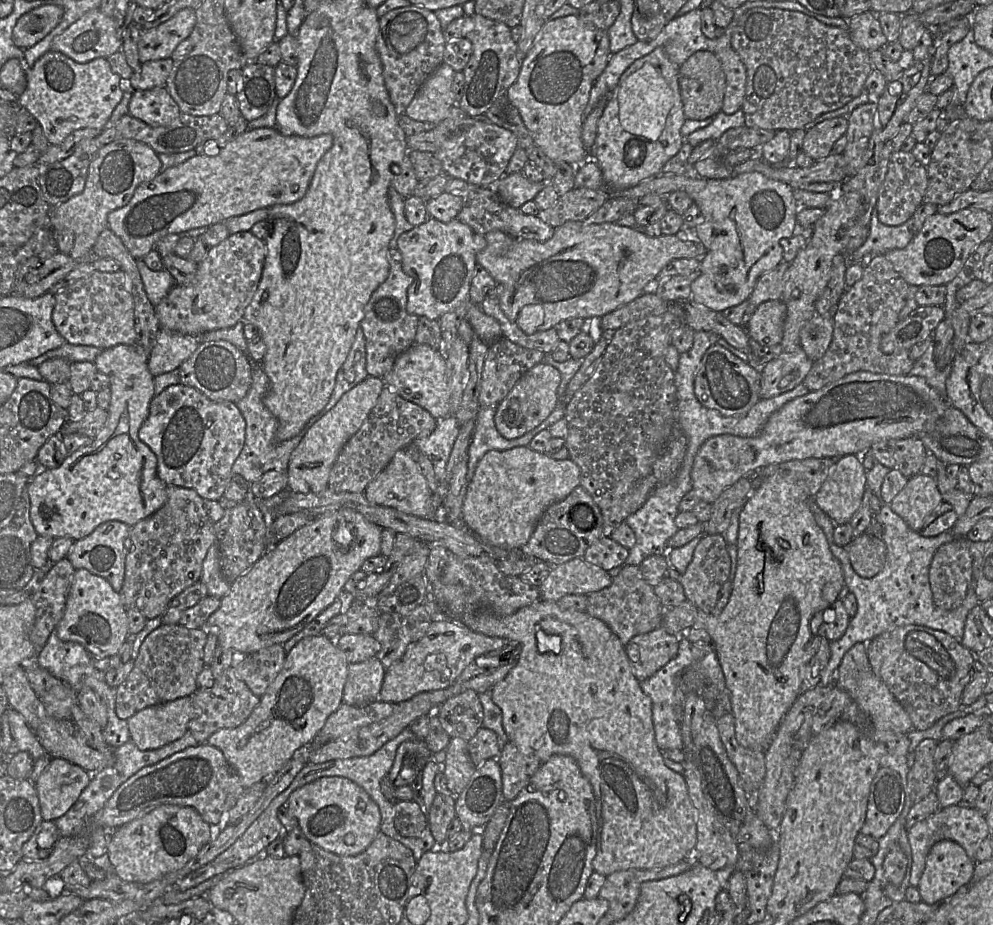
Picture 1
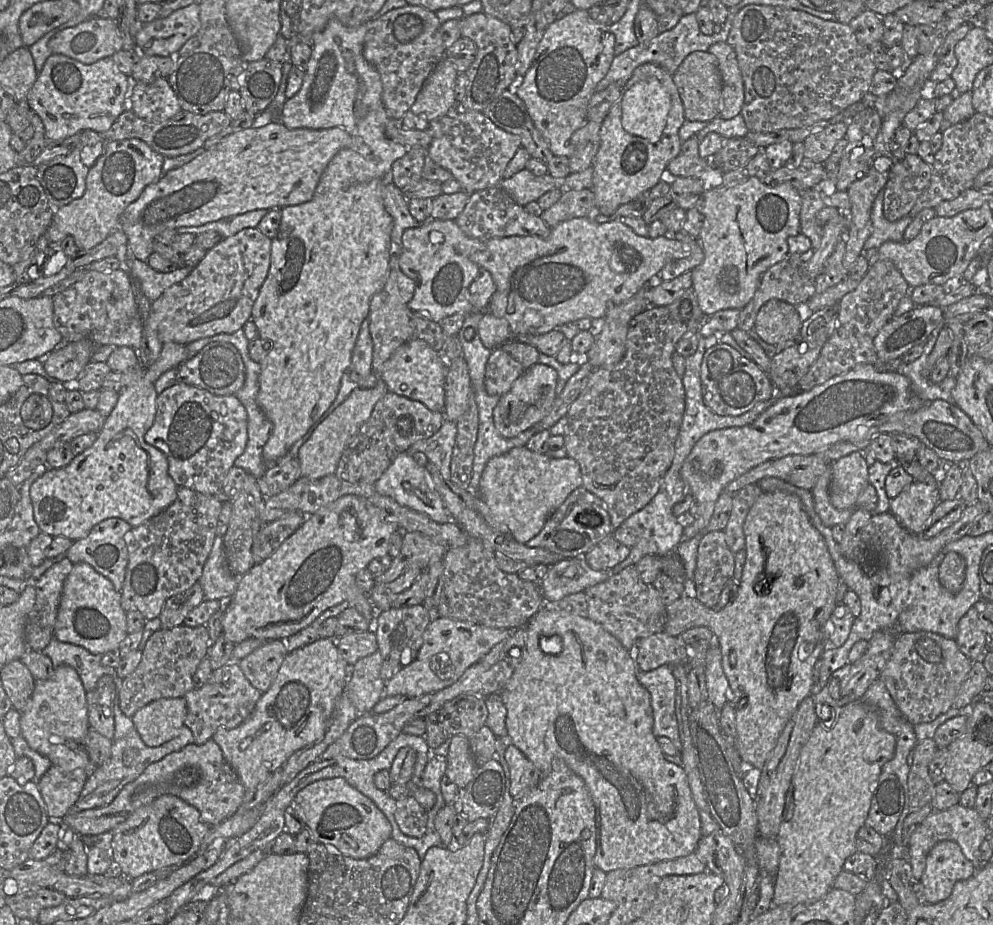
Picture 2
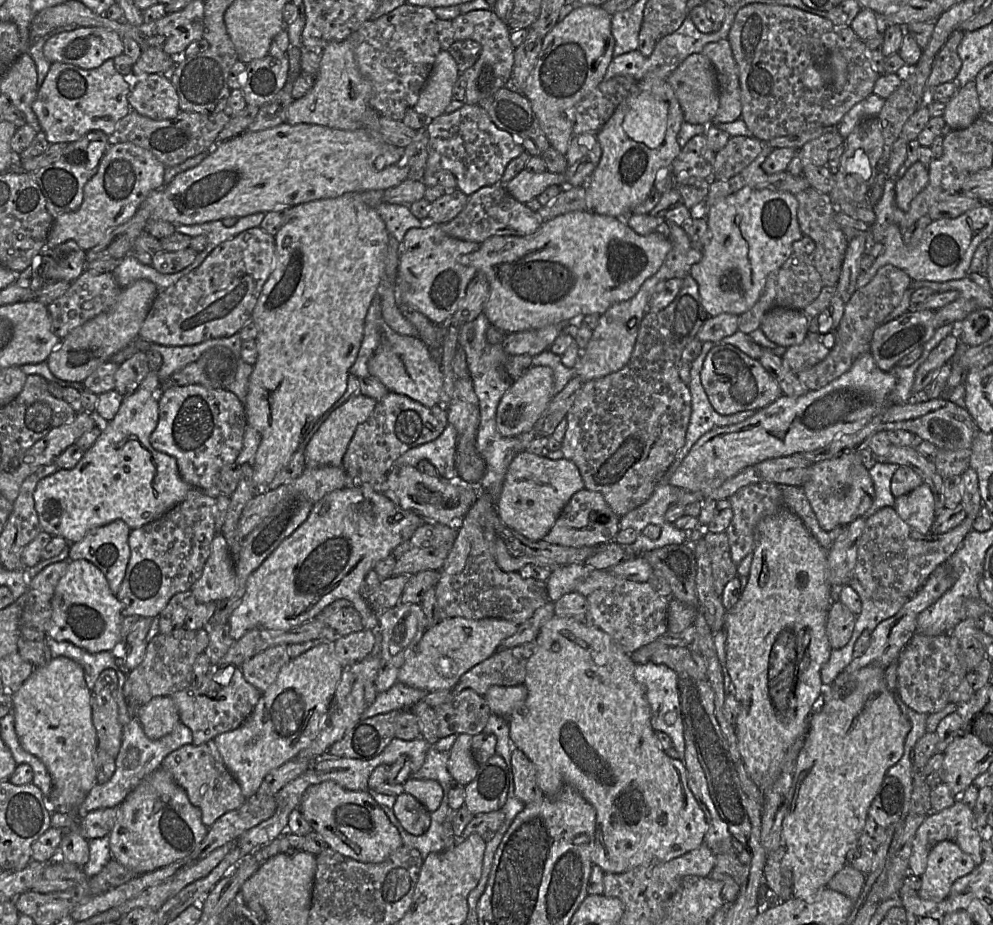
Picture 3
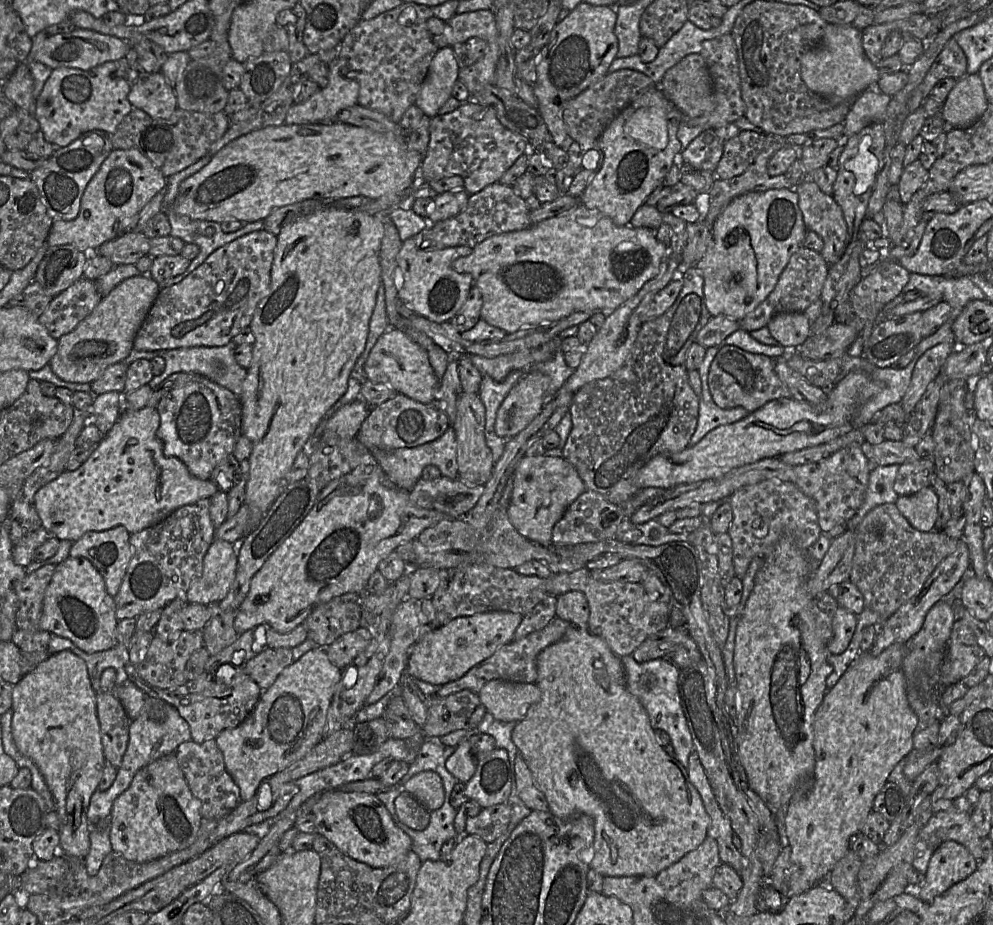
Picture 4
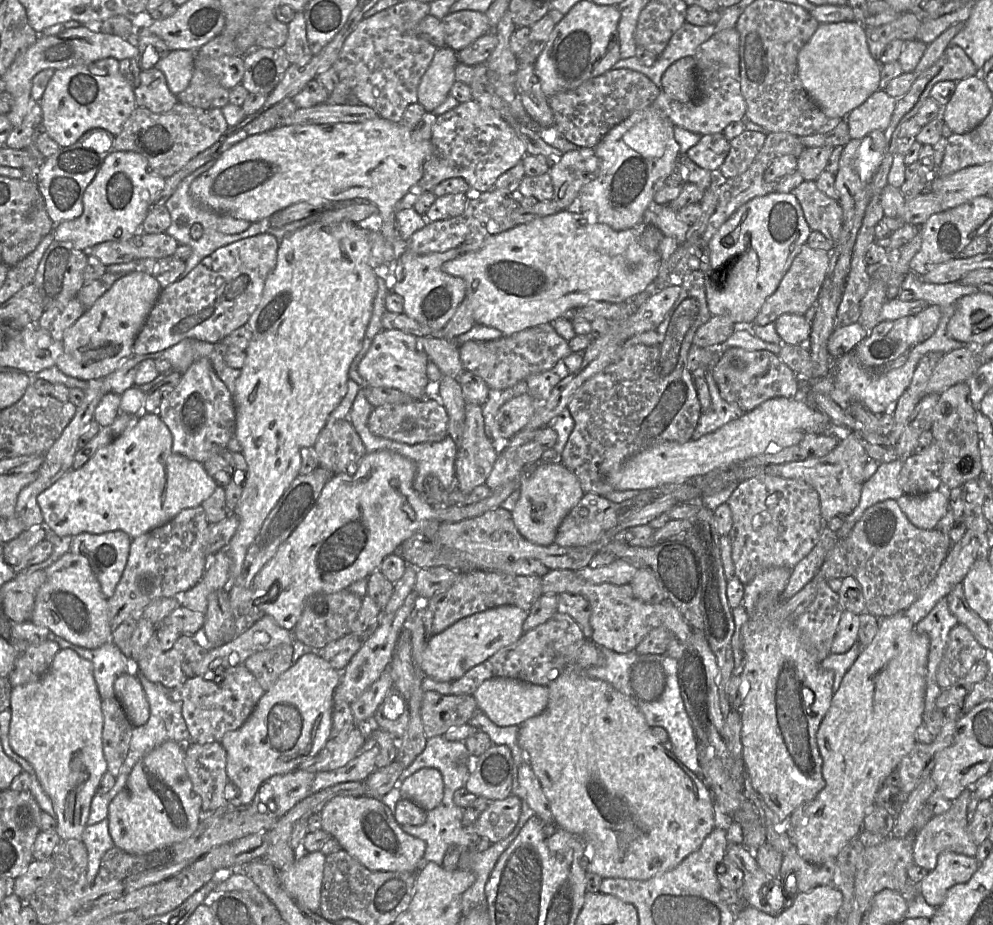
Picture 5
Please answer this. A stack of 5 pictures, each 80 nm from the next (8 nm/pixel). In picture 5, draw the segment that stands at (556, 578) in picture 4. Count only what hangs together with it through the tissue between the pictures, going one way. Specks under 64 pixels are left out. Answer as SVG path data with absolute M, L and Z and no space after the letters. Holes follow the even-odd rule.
M569 569L549 570L542 576L542 594L571 593L584 596L590 603L590 624L593 629L591 641L617 653L628 653L636 648L641 640L663 620L662 604L648 604L638 599L630 584L593 584L579 577Z

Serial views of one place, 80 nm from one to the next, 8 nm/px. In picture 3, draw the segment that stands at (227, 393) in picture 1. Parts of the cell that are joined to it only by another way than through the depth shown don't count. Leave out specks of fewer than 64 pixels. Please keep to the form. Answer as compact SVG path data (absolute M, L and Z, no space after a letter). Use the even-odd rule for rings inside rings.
M214 346L201 357L172 374L160 385L160 392L172 387L202 385L211 389L225 389L235 379L237 362L233 352L225 346Z

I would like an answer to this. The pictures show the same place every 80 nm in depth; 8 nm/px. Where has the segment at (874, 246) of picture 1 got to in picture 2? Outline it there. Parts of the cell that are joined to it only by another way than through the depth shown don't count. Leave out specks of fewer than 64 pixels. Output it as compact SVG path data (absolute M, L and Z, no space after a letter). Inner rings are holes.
M880 191L872 205L871 234L863 246L863 251L878 250L886 241L904 241L904 231L911 222L912 217L910 215L894 222L888 221L883 215L883 192Z

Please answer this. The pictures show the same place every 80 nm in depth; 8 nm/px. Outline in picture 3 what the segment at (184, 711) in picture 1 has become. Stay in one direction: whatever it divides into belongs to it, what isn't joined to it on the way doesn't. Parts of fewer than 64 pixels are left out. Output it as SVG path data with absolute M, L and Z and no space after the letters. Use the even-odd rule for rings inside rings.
M170 696L152 698L135 711L135 716L150 740L164 737L180 722L177 705Z

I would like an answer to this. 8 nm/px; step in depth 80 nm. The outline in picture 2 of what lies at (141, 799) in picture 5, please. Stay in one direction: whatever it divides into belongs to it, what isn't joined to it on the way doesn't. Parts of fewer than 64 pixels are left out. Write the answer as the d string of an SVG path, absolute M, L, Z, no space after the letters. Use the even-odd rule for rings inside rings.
M162 795L135 810L111 831L112 860L116 870L128 879L164 867L185 864L193 858L210 826L203 823L200 812L173 795Z

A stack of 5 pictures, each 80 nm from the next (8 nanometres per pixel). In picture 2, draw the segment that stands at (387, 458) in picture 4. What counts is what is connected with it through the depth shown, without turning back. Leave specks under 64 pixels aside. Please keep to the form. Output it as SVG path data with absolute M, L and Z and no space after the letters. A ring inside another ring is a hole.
M444 420L441 428L432 437L420 440L411 445L406 451L410 455L422 452L429 462L435 464L445 480L451 478L451 461L453 449L456 444L457 424Z

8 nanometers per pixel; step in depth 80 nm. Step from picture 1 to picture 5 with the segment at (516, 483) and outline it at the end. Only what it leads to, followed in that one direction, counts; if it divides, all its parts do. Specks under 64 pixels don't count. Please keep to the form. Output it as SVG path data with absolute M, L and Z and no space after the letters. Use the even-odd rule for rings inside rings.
M539 461L532 471L522 471L518 485L520 497L511 512L515 527L534 544L553 544L559 525L585 494L578 478L561 462Z

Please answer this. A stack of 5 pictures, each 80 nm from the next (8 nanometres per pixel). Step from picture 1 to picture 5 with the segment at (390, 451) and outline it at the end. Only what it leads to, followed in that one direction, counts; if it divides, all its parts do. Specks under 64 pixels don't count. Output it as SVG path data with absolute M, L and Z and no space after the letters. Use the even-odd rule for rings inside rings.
M427 396L407 404L384 404L370 414L368 428L376 436L408 445L442 441L448 436L449 417L437 396Z

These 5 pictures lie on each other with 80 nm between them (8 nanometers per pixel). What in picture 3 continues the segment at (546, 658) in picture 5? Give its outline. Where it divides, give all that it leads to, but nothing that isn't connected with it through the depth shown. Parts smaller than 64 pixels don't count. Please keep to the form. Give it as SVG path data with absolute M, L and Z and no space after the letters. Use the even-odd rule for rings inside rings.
M535 640L523 645L516 646L512 649L498 649L491 657L480 662L464 673L454 687L445 690L429 692L422 701L430 707L437 707L464 689L472 689L477 694L484 696L488 688L494 685L511 687L524 684L526 677L526 664L536 647Z

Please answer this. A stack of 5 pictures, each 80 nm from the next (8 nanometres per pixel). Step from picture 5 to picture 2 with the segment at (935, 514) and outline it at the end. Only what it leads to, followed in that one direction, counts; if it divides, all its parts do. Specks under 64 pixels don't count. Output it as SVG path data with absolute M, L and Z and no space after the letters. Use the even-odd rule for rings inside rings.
M914 481L890 501L890 512L905 529L923 535L925 524L939 502L937 486Z

